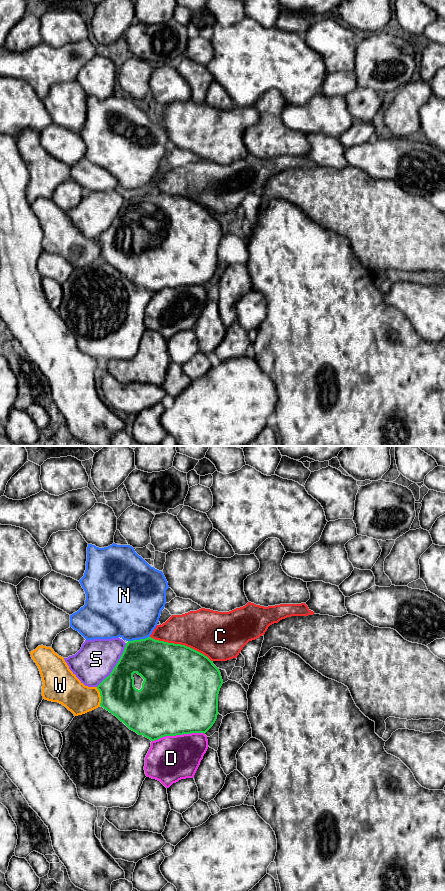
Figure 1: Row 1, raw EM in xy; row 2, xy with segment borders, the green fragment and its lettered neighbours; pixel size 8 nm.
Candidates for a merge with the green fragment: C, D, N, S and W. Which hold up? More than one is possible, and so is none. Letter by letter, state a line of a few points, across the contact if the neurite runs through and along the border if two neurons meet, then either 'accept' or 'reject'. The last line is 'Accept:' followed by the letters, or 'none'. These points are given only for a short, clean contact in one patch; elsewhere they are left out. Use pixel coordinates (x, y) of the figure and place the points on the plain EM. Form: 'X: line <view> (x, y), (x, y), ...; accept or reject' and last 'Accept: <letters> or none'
C: reject
D: reject
N: reject
S: reject
W: reject
Accept: none

